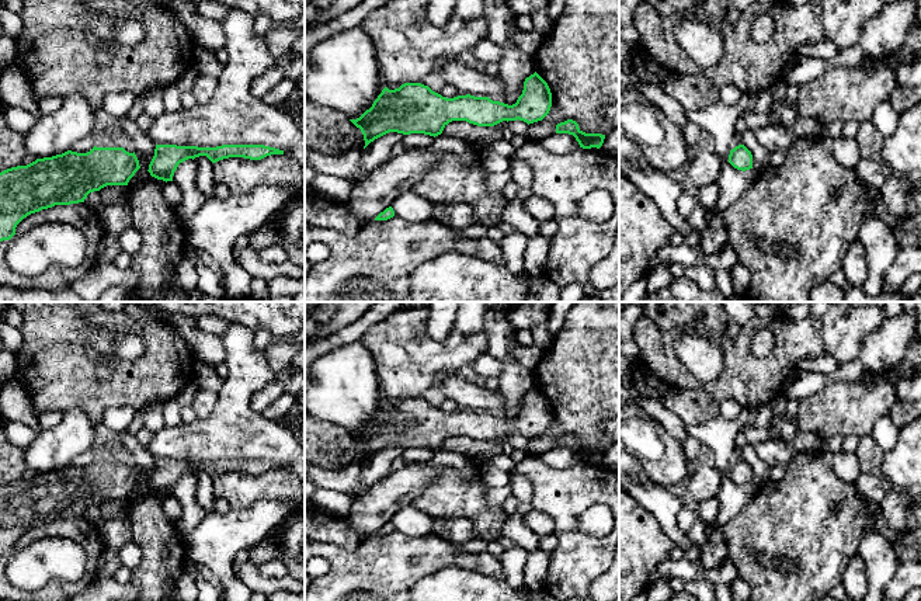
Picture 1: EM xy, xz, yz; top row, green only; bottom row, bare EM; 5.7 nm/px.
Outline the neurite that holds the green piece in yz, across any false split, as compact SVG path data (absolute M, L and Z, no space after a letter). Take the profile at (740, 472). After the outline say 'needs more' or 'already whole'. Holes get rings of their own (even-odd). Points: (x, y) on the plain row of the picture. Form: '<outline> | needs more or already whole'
M738 459L730 465L729 477L737 484L750 484L753 483L753 469L744 459Z | already whole

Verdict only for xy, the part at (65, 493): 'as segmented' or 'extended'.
as segmented

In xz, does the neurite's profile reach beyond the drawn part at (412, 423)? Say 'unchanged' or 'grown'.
unchanged

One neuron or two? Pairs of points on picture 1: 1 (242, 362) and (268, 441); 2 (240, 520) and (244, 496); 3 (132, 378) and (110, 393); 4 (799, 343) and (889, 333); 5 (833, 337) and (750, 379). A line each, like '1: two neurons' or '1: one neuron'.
1: one neuron
2: two neurons
3: one neuron
4: two neurons
5: two neurons

